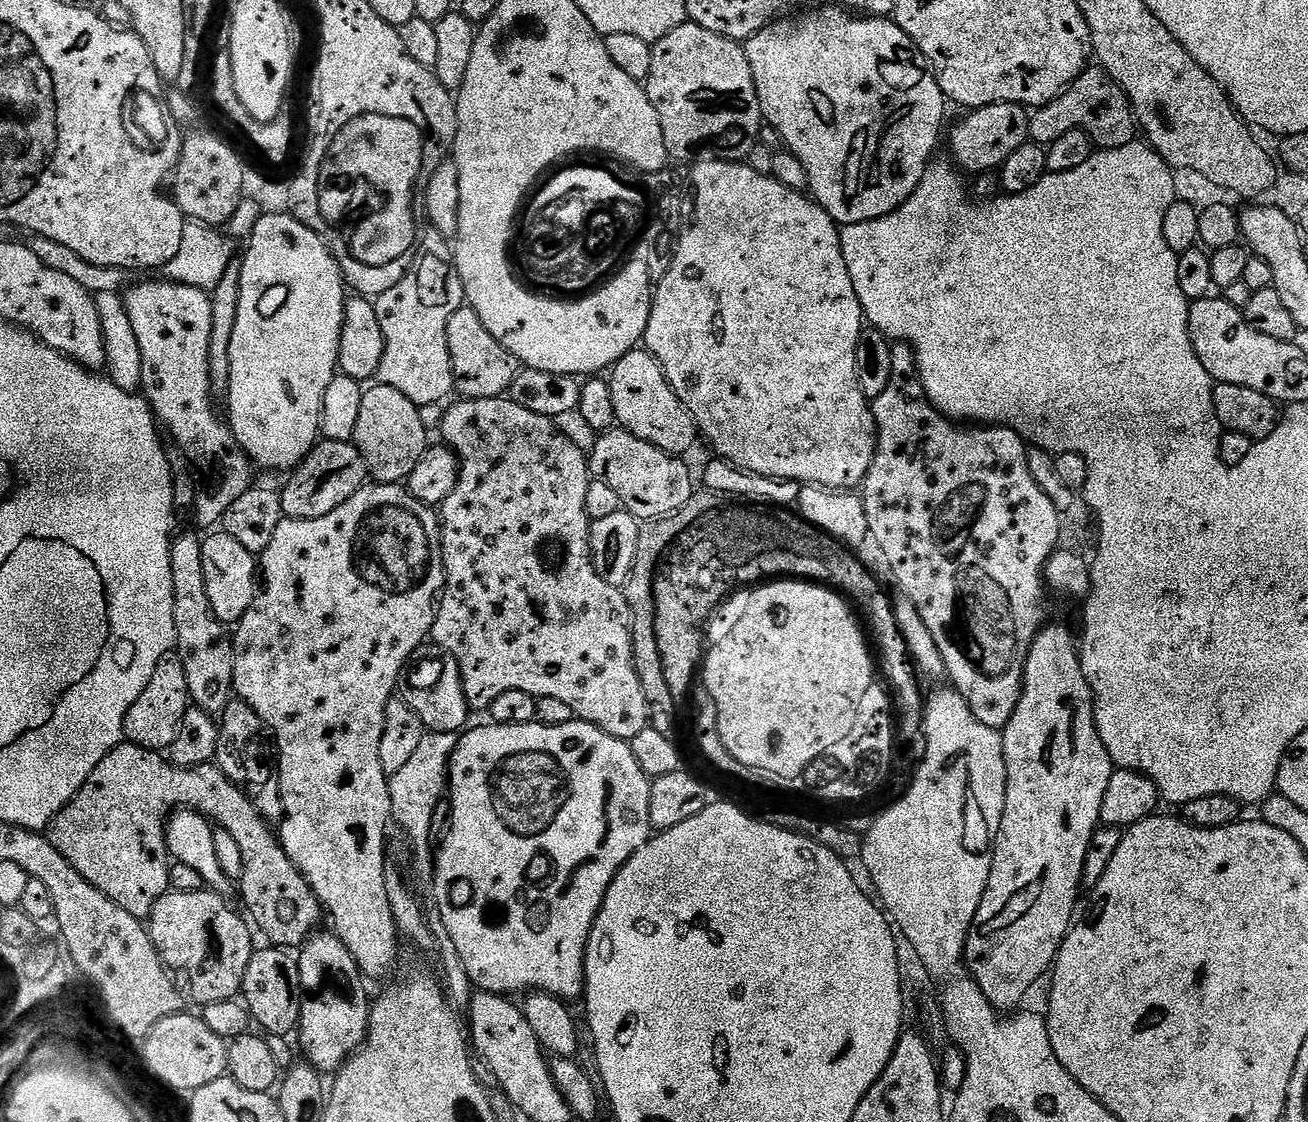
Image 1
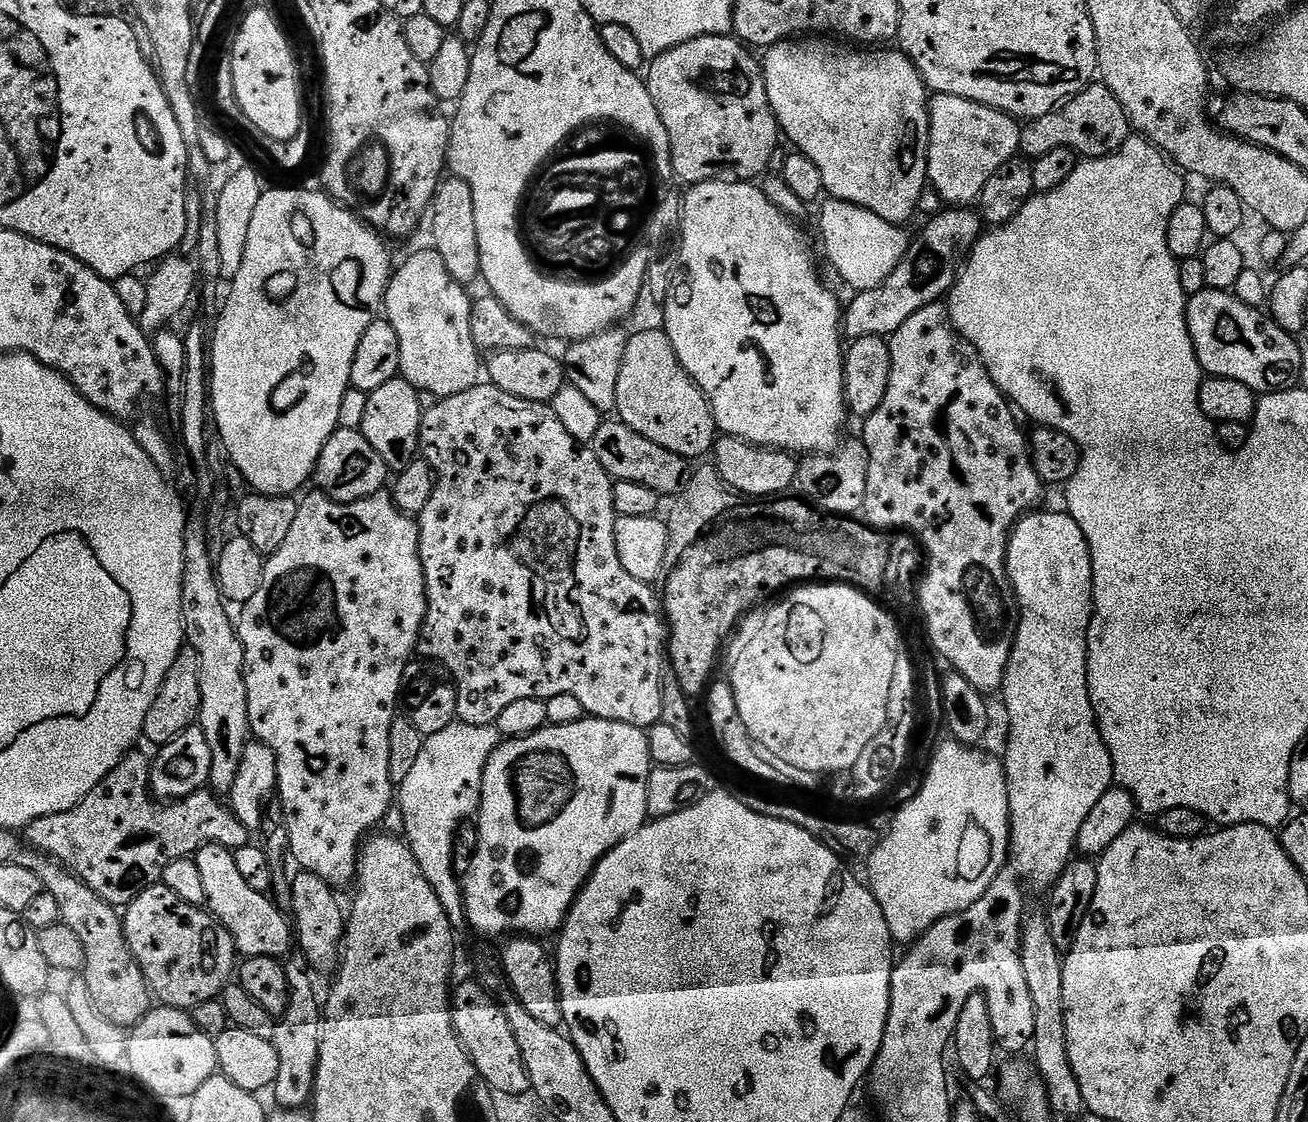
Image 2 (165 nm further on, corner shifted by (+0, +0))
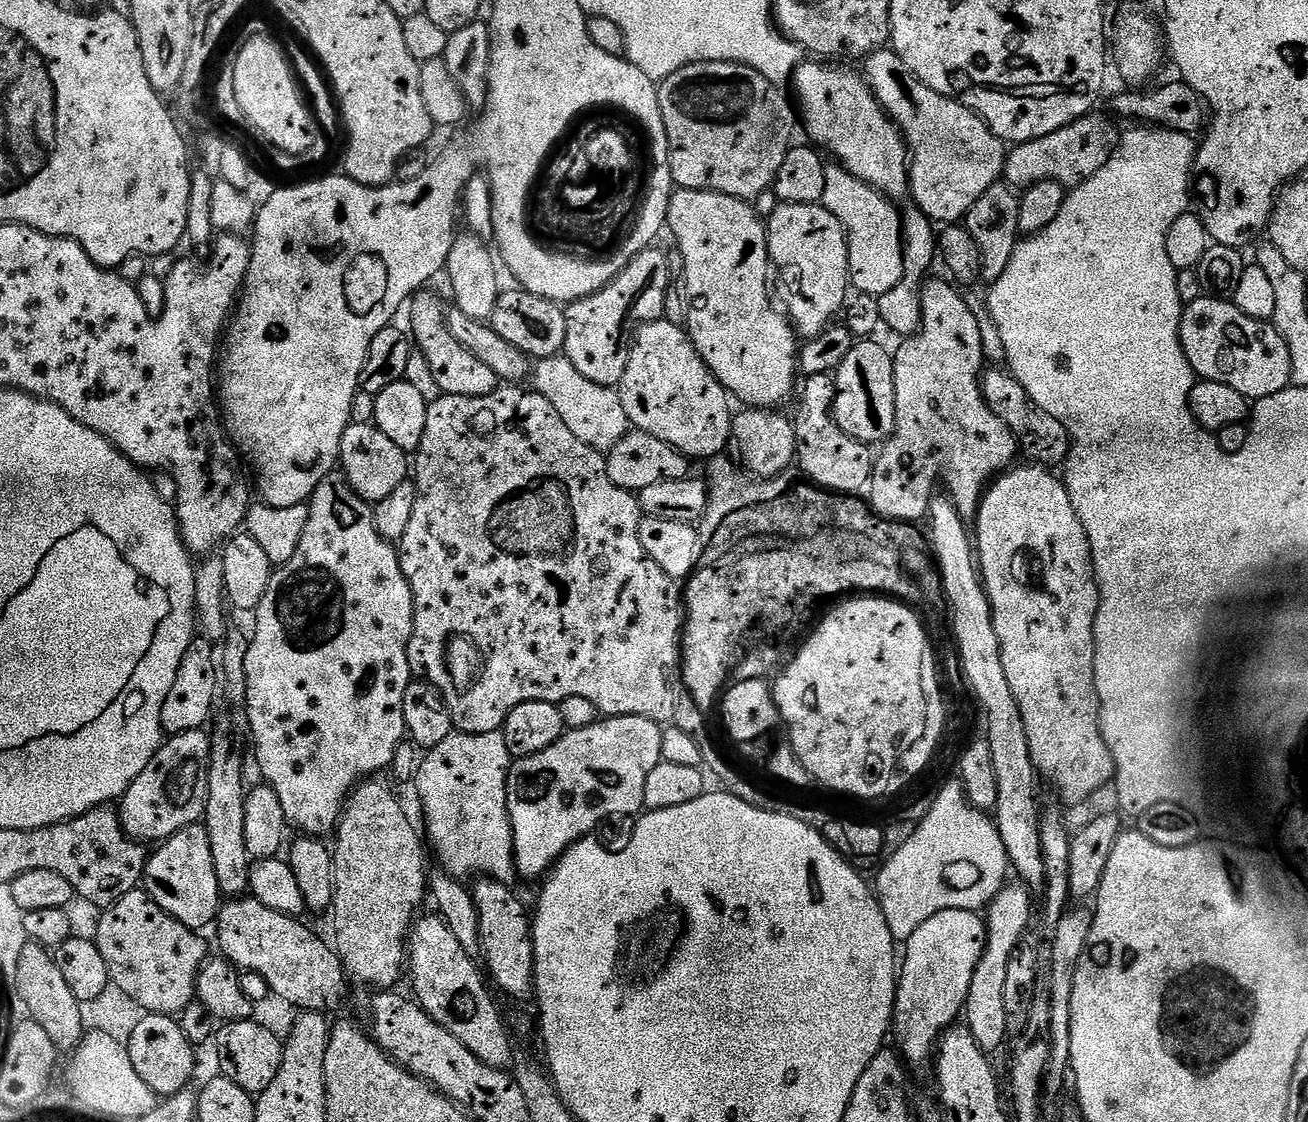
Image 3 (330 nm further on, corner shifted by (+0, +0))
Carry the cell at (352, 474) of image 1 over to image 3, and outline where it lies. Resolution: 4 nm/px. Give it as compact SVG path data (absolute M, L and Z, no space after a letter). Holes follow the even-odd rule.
M349 423L342 434L338 464L341 469L344 467L342 476L348 487L369 502L386 498L410 476L409 457L401 448L394 446L394 442L390 442L390 438L386 438L386 434L382 434L382 430L378 430L375 423Z

